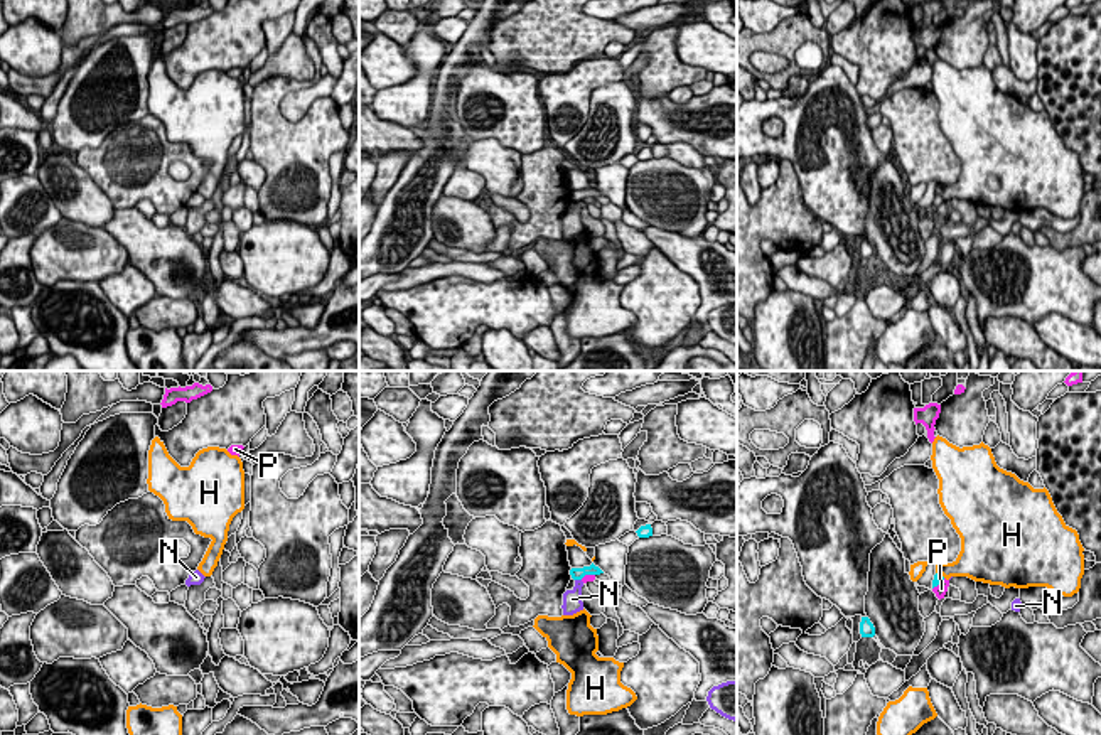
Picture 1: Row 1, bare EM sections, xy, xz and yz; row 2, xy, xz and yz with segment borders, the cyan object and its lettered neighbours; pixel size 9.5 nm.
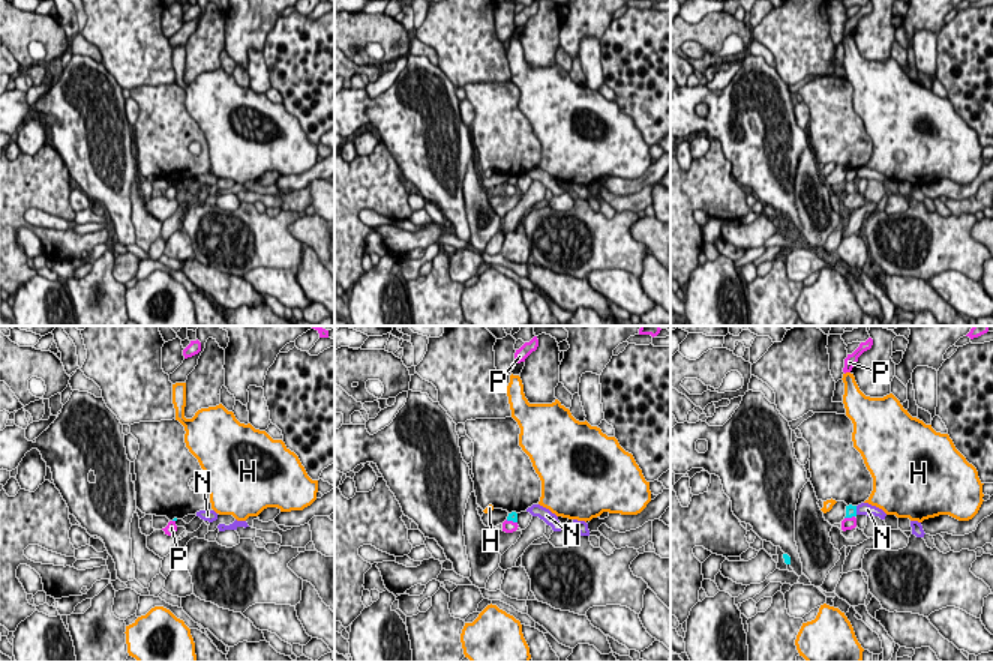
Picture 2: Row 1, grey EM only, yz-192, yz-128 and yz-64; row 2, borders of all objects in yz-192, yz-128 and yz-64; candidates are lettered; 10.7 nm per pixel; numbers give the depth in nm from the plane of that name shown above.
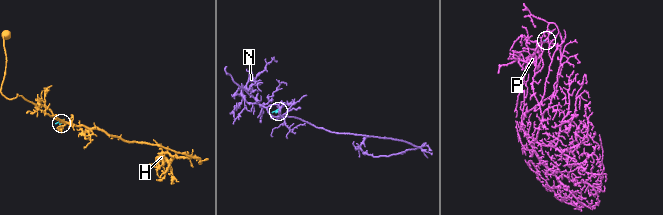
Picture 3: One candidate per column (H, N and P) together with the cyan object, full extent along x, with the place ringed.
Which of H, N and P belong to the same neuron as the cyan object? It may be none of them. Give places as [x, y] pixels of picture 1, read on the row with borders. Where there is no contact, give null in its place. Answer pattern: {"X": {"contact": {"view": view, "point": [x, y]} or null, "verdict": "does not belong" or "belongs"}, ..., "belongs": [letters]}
{"H": {"contact": {"view": "yz", "point": [939, 574]}, "verdict": "does not belong"}, "N": {"contact": {"view": "xz", "point": [579, 579]}, "verdict": "does not belong"}, "P": {"contact": {"view": "xz", "point": [587, 574]}, "verdict": "does not belong"}, "belongs": []}

